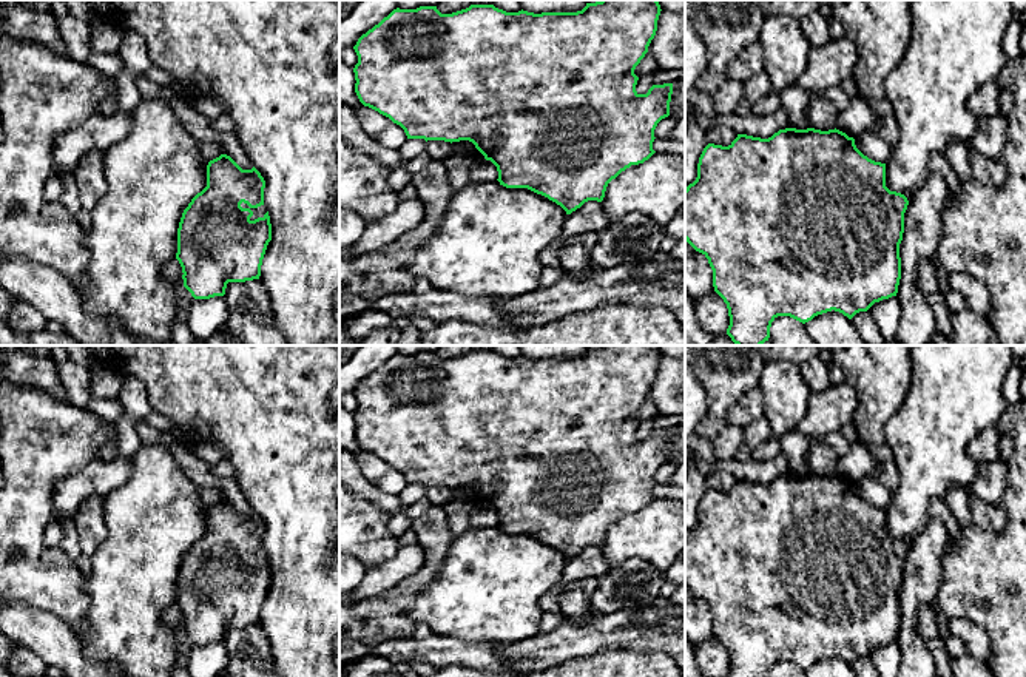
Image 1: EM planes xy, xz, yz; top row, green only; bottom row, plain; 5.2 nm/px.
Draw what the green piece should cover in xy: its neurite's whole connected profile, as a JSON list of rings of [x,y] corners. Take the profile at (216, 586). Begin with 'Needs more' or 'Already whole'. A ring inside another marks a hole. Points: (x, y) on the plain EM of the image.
Needs more. [[[227,500],[208,507],[207,532],[184,555],[177,574],[176,605],[182,612],[184,632],[194,645],[224,642],[228,628],[259,625],[262,605],[272,586],[264,534],[265,526],[255,512],[242,515]]]

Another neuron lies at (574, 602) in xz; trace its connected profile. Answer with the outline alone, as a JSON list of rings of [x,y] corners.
[[[588,577],[575,581],[560,595],[560,609],[565,618],[583,623],[591,615],[589,598],[597,586],[597,578]]]

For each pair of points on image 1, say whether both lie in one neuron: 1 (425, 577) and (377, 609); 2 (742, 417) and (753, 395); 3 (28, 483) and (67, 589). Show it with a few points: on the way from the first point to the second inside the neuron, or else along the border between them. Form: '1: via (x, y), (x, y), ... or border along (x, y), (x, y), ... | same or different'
1: via (412, 585), (389, 606) | same
2: via (744, 412), (752, 400) | same
3: via (28, 509), (28, 551), (40, 563) | same

